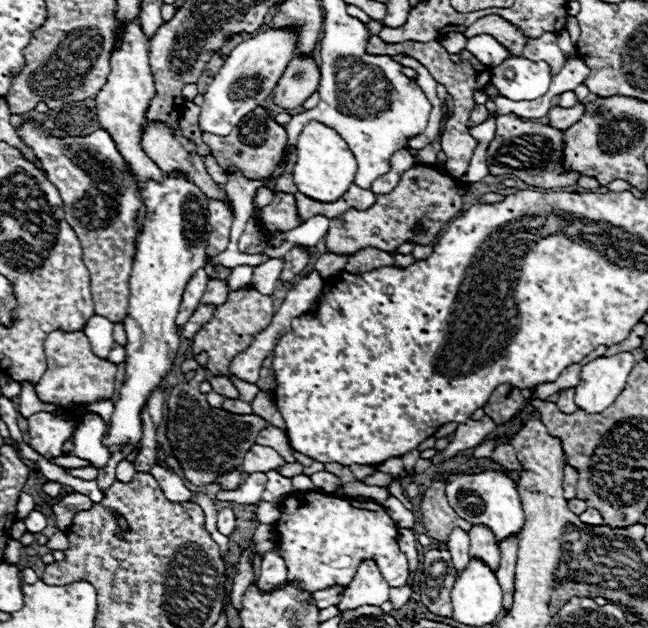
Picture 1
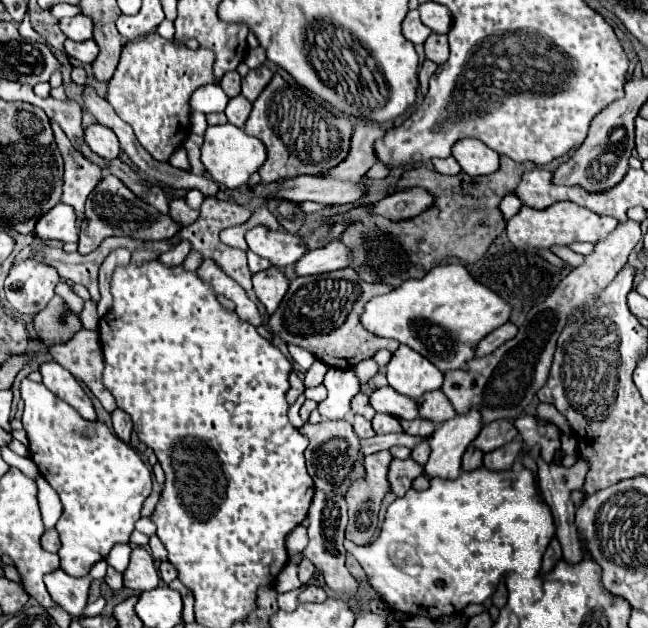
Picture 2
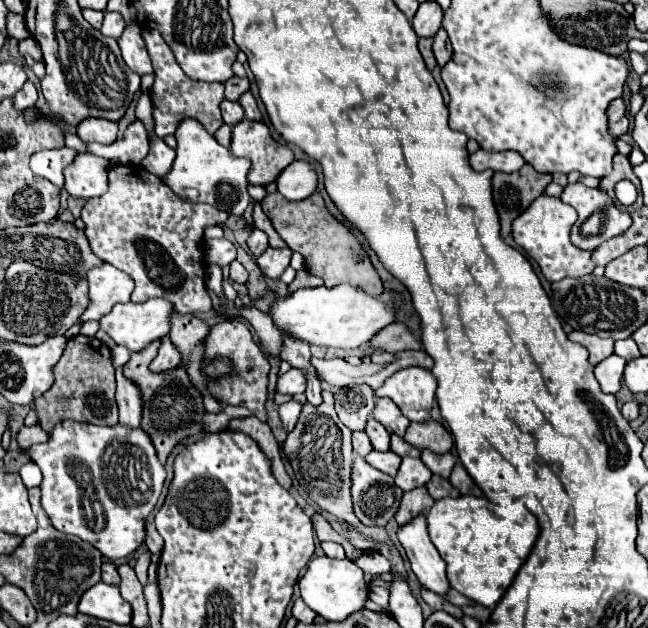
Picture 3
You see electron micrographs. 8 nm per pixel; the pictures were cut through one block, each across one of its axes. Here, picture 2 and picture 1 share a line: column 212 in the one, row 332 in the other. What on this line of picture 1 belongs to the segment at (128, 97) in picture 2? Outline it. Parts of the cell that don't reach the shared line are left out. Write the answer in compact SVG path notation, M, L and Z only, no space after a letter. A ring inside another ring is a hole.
M82 330L70 334L52 332L46 338L46 358L48 358L48 368L42 380L36 384L36 394L42 402L80 404L80 402L94 402L100 398L112 398L116 364L98 358L92 352L90 342Z

